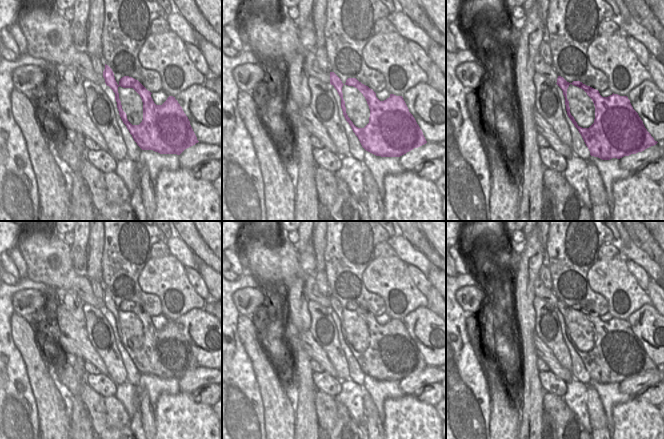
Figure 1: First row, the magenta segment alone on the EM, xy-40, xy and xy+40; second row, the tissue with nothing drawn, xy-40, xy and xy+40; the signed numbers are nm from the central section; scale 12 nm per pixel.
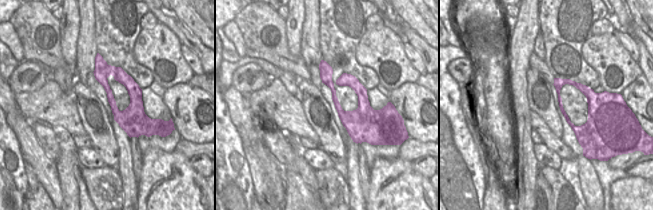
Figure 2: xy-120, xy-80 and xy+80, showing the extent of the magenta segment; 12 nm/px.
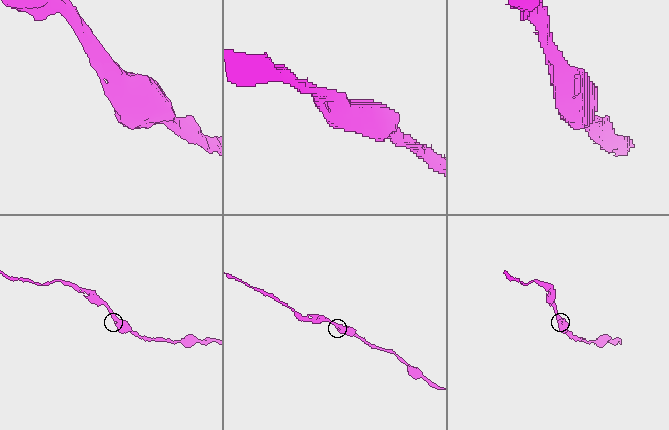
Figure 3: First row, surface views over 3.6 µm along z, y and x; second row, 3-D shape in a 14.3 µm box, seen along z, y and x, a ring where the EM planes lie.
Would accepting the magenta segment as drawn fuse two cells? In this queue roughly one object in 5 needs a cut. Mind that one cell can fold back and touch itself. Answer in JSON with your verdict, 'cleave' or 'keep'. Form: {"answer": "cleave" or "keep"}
{"answer": "keep"}

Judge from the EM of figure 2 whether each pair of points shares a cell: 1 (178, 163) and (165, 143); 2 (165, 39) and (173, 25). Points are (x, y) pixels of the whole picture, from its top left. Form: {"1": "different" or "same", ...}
{"1": "different", "2": "different"}

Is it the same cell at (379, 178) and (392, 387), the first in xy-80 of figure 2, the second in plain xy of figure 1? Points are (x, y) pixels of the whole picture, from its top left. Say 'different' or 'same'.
different

